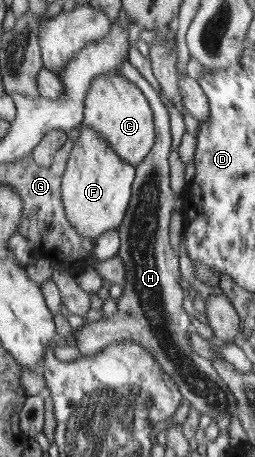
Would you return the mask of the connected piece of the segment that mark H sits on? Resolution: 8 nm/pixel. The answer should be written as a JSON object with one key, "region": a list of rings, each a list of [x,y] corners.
{"region":[[[124,60],[115,72],[122,75],[123,78],[132,80],[147,96],[149,103],[151,103],[152,110],[155,115],[155,130],[156,139],[155,146],[147,157],[135,166],[135,182],[134,187],[131,189],[131,202],[130,208],[119,227],[120,250],[118,256],[126,268],[126,277],[124,277],[124,284],[122,295],[116,301],[116,313],[109,318],[104,318],[102,324],[88,324],[84,321],[82,326],[74,328],[73,337],[76,340],[76,348],[80,350],[82,357],[93,355],[95,352],[102,350],[104,347],[111,345],[114,341],[120,339],[130,339],[140,345],[146,347],[156,361],[160,363],[160,367],[174,379],[174,383],[178,385],[178,389],[183,394],[183,398],[188,399],[191,408],[195,408],[201,414],[210,416],[212,423],[219,427],[219,431],[227,432],[230,427],[230,420],[232,415],[237,411],[237,400],[235,395],[231,393],[228,385],[219,376],[219,372],[212,366],[212,362],[208,358],[196,354],[192,350],[192,344],[188,340],[188,333],[190,333],[190,320],[188,314],[182,308],[182,298],[184,298],[184,290],[180,286],[180,270],[178,270],[178,256],[174,252],[172,245],[170,245],[170,214],[174,210],[174,204],[179,204],[180,200],[172,200],[172,192],[170,192],[170,168],[168,168],[168,156],[170,156],[170,148],[172,148],[172,134],[170,134],[170,118],[168,112],[164,108],[164,104],[160,102],[158,92],[138,74],[137,68],[132,68],[132,64],[128,60]]]}

